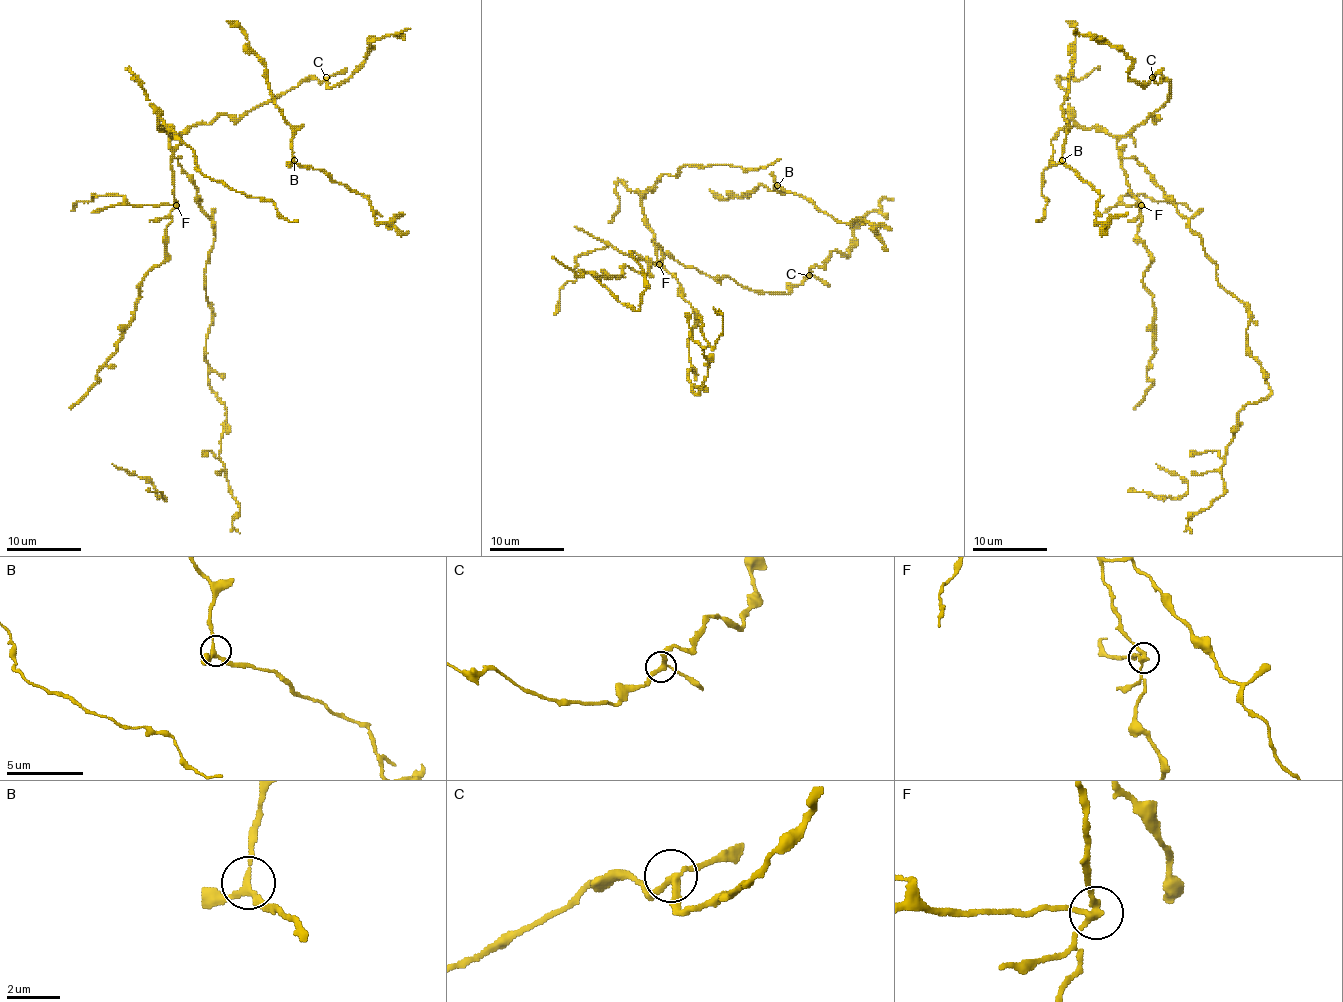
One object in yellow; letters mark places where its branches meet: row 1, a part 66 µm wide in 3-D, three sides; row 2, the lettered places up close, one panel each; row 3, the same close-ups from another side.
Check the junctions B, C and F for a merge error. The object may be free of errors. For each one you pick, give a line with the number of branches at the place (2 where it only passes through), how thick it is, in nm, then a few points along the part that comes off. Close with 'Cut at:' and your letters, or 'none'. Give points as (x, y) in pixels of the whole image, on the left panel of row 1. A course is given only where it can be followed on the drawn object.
F: 3 branches meet; 220 nm thick; foreign part runs (176, 205), (140, 205), (127, 201), (121, 195), (93, 194), (93, 201), (76, 203), (71, 210)
Cut at: F

